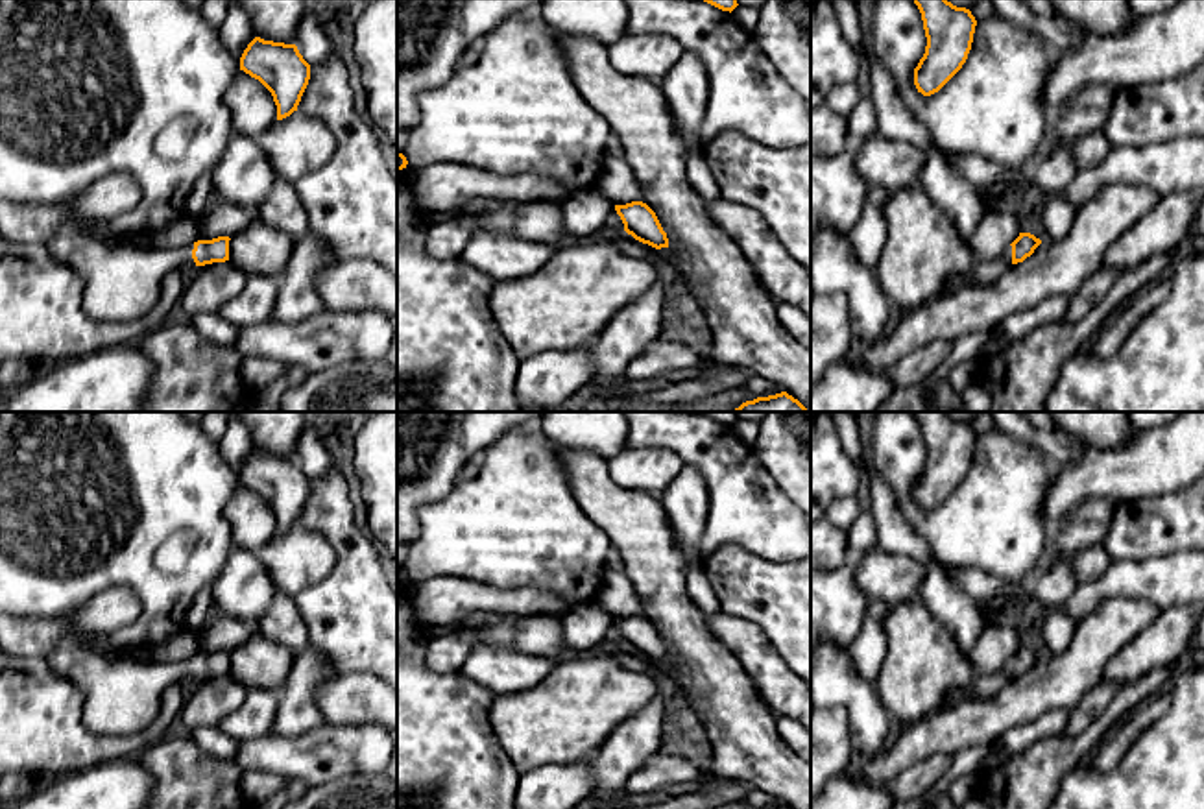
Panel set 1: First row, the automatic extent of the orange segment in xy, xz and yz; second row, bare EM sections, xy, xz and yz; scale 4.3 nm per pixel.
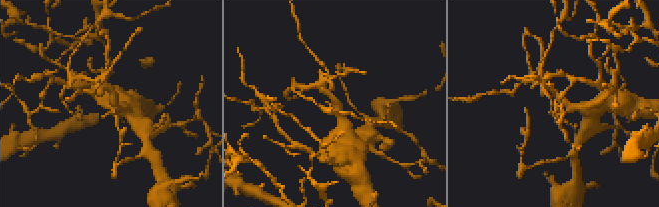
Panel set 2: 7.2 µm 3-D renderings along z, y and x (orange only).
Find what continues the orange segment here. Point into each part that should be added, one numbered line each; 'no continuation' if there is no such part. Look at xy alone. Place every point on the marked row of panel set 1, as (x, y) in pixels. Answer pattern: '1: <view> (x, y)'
1: xy (122, 283)

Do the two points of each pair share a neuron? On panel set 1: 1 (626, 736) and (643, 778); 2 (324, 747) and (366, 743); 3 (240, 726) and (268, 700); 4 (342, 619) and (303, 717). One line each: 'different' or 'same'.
1: different
2: same
3: same
4: different

